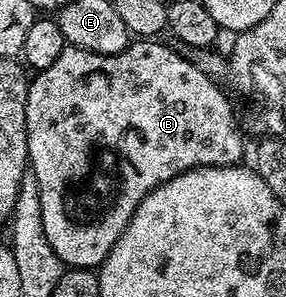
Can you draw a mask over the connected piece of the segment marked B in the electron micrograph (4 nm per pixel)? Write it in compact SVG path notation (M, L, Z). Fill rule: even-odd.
M134 39L124 51L116 55L100 55L67 47L60 51L52 67L44 67L33 74L26 90L26 138L28 139L28 167L35 172L39 183L40 209L43 211L44 232L52 249L61 259L62 264L72 269L94 269L102 264L103 259L112 251L116 239L128 227L136 207L156 186L163 185L168 179L180 175L189 169L212 167L213 165L237 165L242 158L242 133L238 130L238 121L234 118L234 109L226 98L223 86L208 79L201 71L196 71L188 59L178 54L177 48L169 49L161 45L158 39Z

